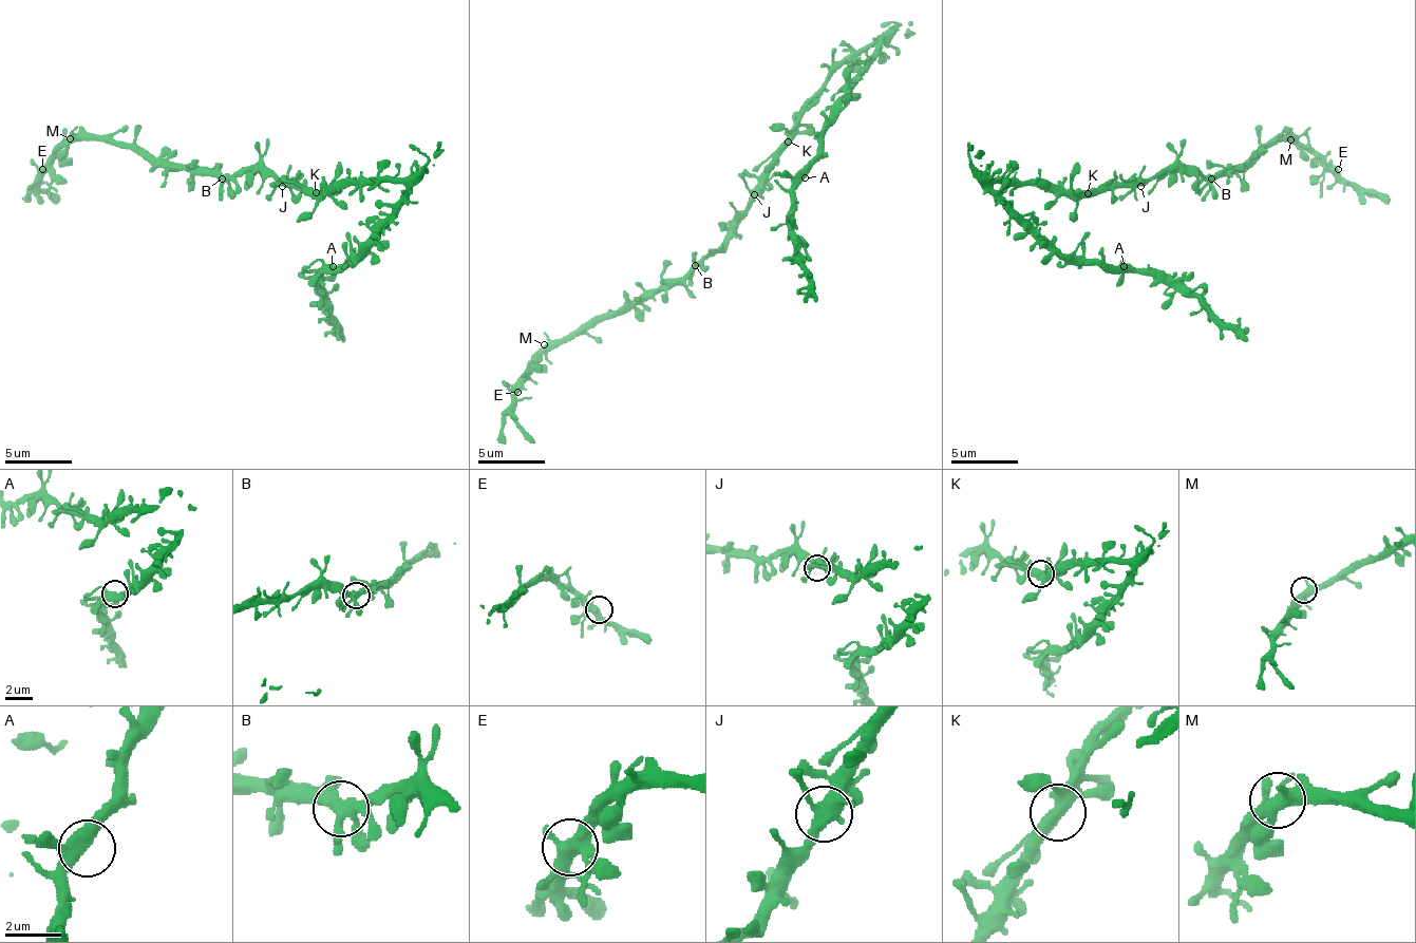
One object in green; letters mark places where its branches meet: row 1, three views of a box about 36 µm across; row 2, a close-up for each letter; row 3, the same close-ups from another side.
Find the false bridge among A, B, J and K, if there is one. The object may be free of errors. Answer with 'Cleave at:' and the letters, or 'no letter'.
Cleave at: no letter

